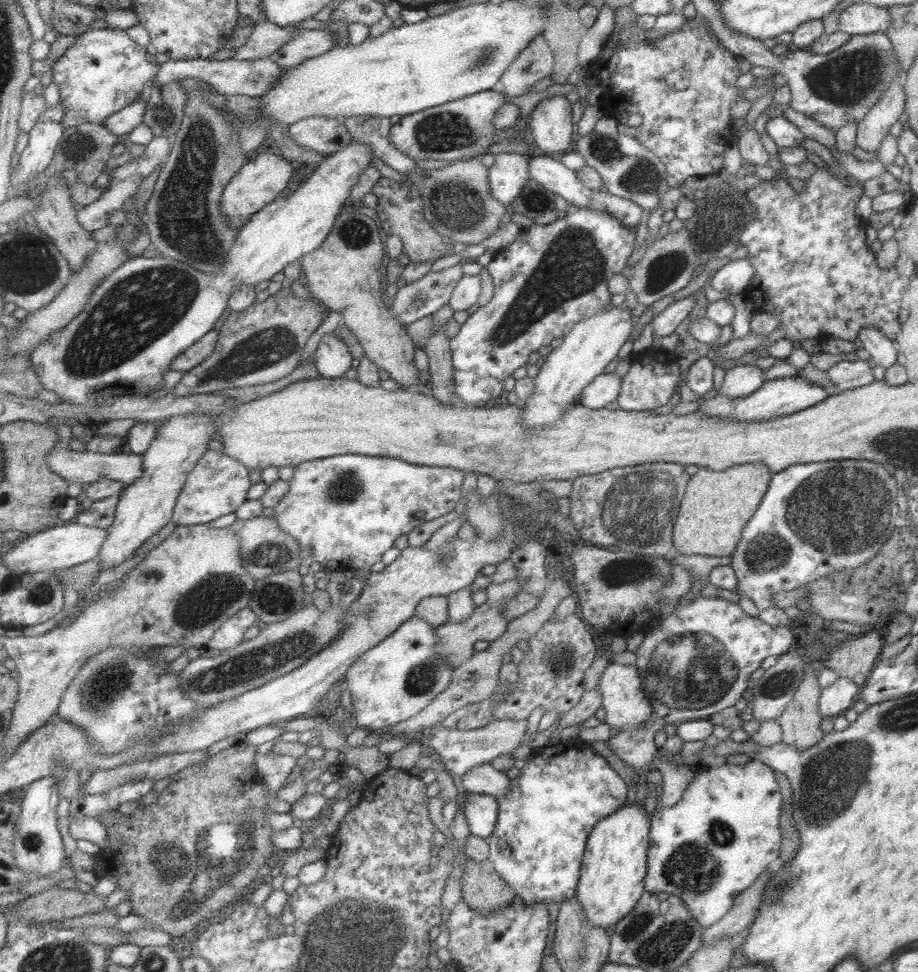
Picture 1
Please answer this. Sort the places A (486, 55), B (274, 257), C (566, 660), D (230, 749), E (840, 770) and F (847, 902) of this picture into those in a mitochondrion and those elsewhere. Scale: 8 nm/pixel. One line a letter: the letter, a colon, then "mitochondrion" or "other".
A: mitochondrion
B: other
C: mitochondrion
D: other
E: mitochondrion
F: other

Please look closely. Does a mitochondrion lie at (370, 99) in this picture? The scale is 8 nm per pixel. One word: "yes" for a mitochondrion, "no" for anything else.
no

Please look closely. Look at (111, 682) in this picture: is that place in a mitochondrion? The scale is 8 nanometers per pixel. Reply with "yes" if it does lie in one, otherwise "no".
yes

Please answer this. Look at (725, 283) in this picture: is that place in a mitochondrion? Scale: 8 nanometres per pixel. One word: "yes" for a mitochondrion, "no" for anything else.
no

